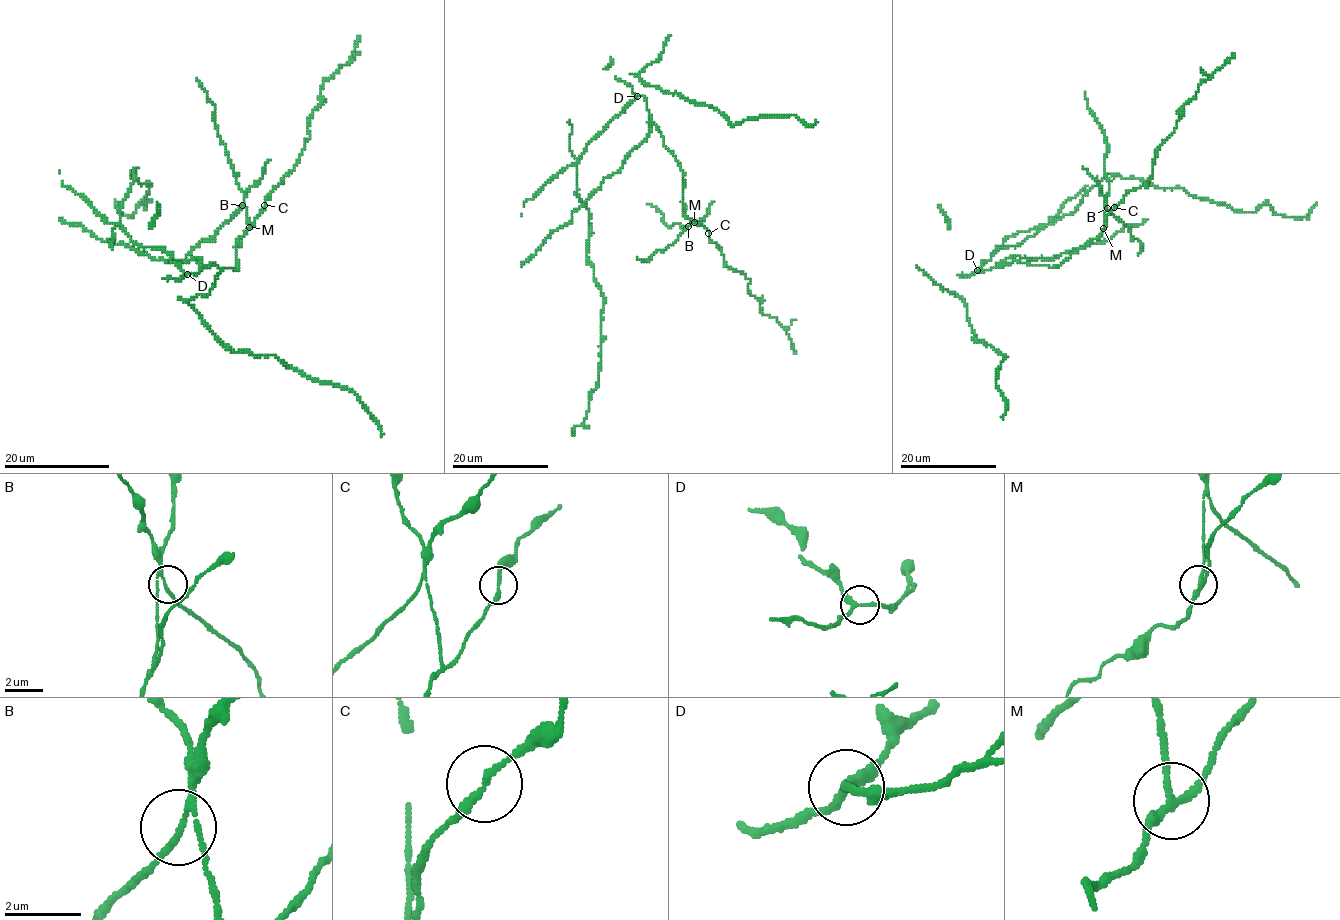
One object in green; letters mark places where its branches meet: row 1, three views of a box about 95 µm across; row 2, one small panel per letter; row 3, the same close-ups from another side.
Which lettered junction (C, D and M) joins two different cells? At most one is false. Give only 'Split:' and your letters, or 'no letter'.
Split: M

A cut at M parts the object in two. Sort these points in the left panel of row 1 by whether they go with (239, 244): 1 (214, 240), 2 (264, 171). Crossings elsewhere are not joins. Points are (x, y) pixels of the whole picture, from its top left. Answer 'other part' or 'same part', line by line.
1: other part
2: other part

